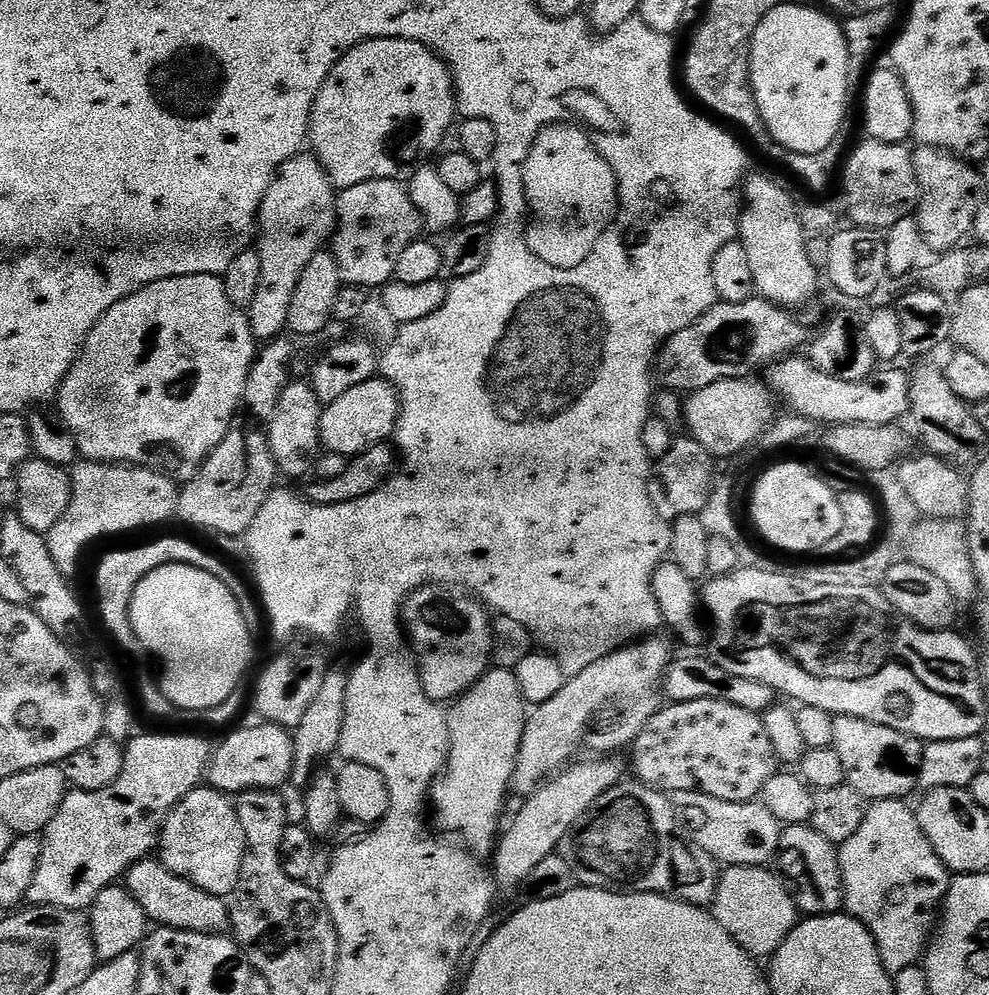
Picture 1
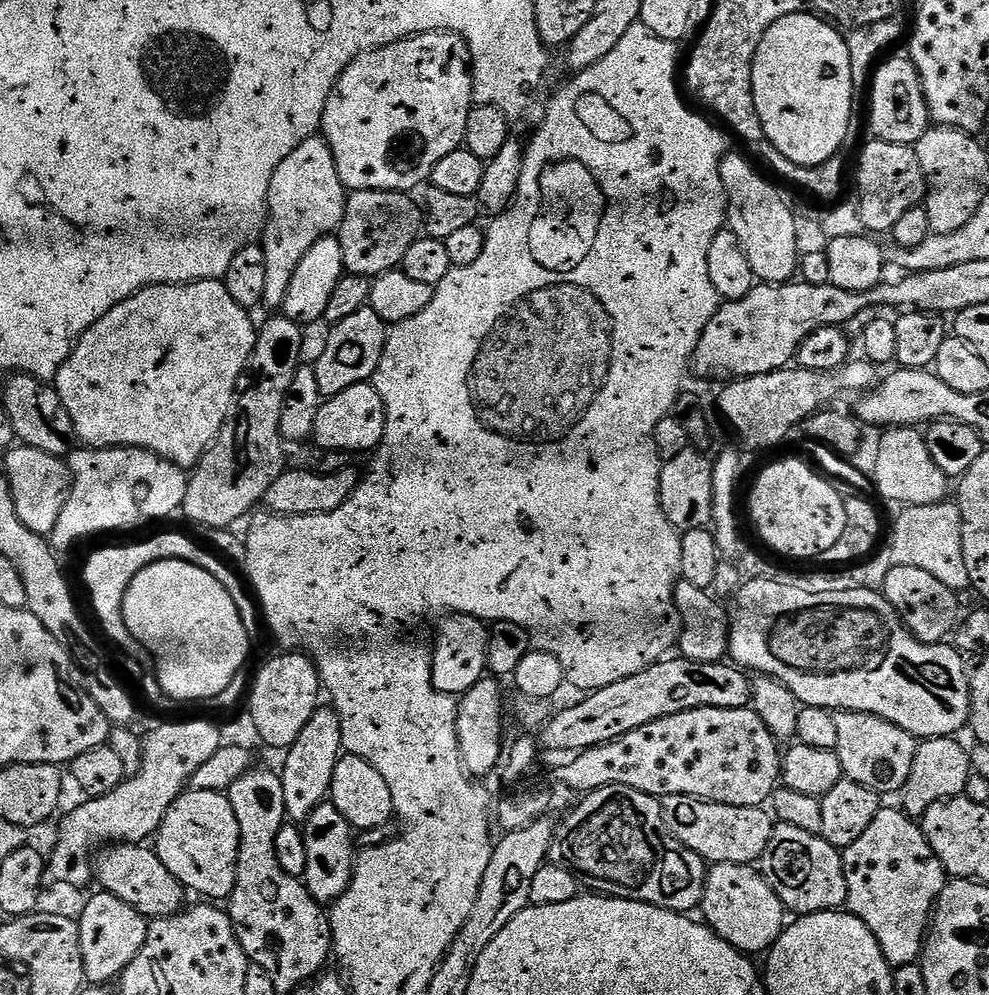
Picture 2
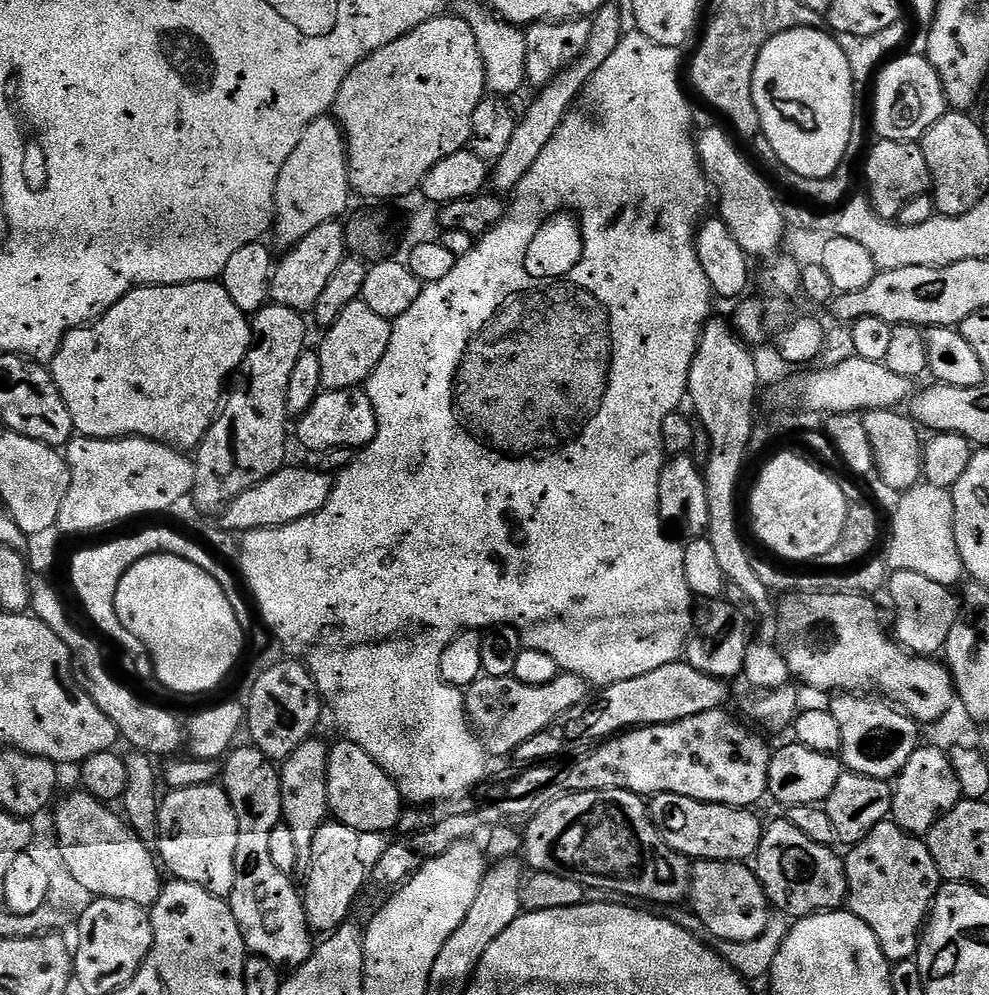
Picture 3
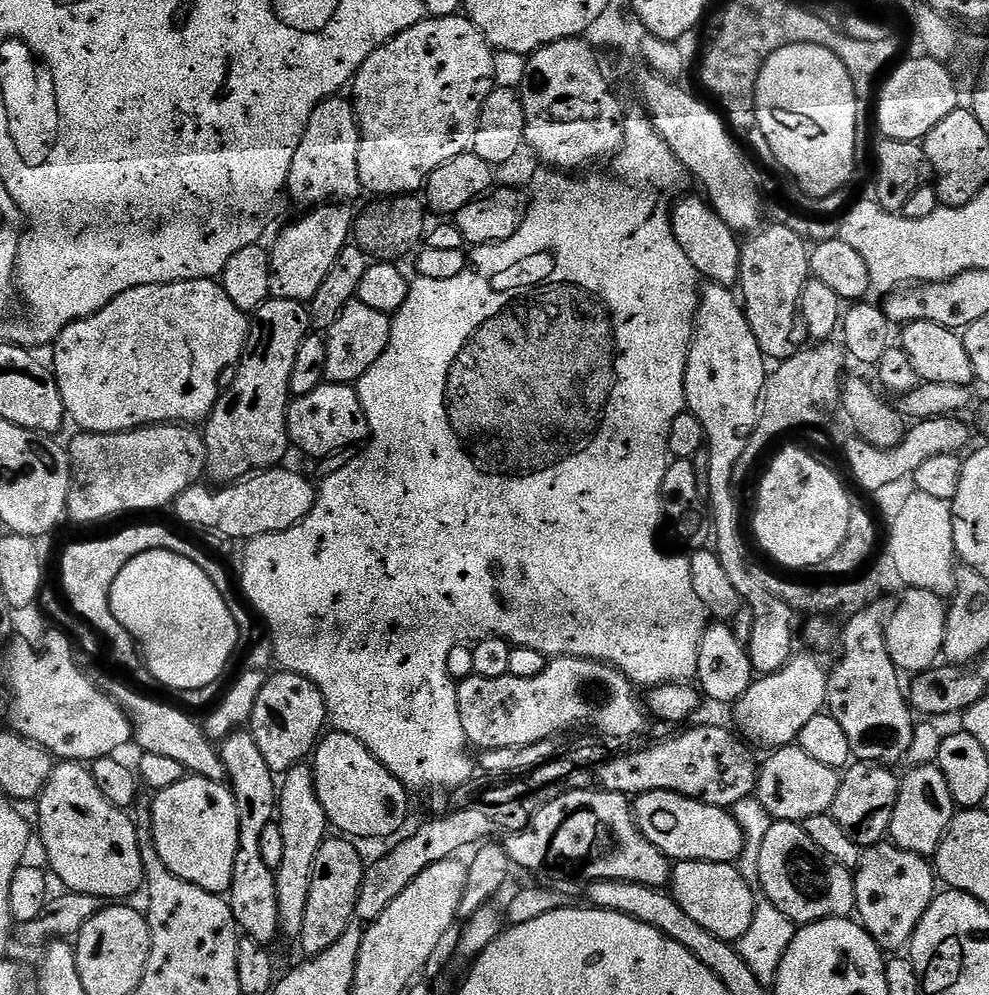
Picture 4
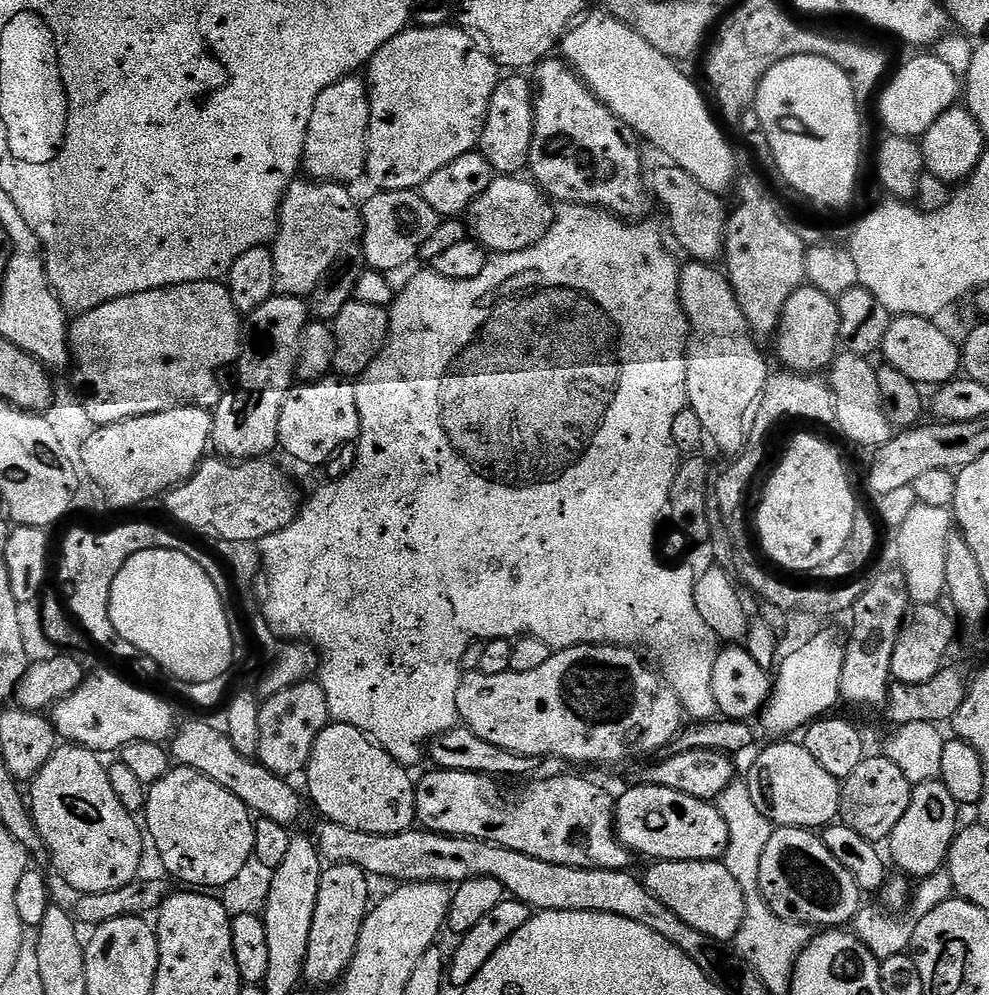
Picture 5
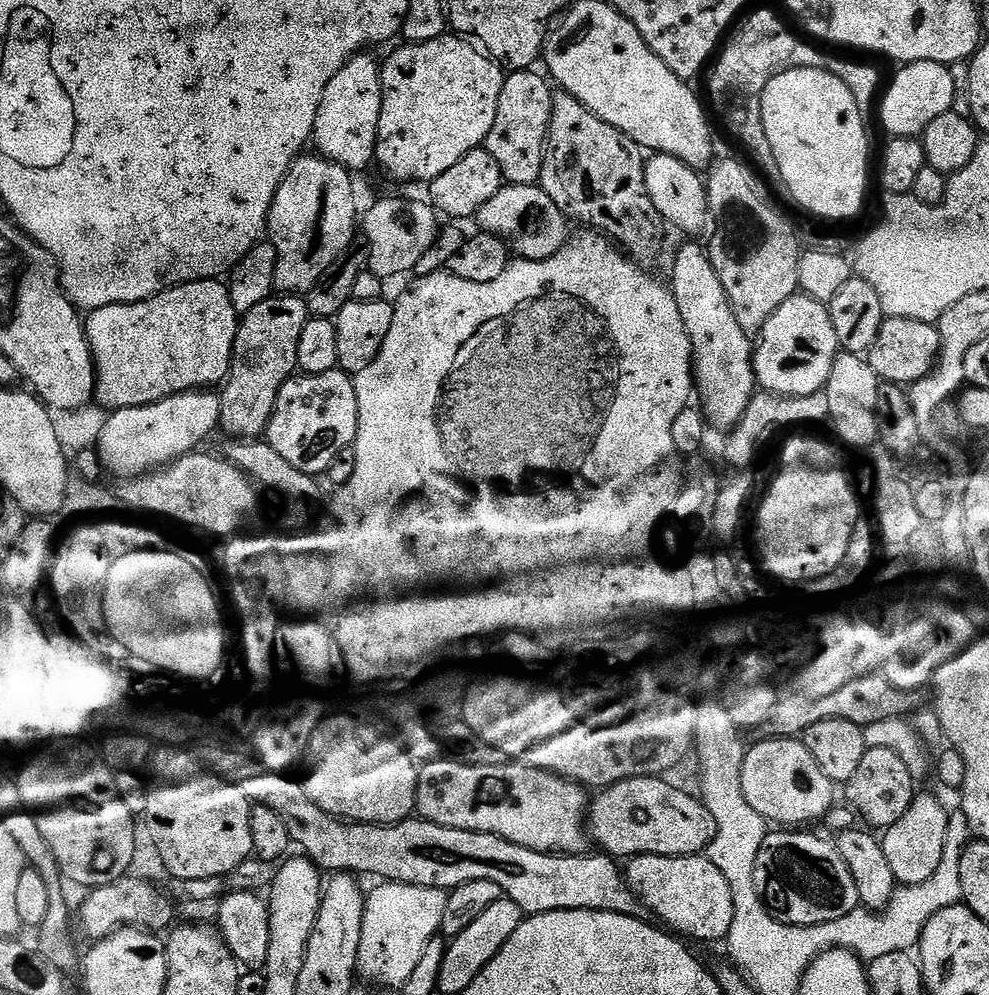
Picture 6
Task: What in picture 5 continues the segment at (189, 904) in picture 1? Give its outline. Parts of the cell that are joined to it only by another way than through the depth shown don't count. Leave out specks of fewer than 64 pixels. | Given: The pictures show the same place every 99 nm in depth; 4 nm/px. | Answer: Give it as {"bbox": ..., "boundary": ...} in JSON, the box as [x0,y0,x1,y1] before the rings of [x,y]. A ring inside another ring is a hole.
{"bbox":[30,747,146,894],"boundary":[[[57,747],[55,754],[30,784],[30,811],[38,826],[38,834],[44,840],[51,867],[56,867],[57,874],[76,891],[76,894],[118,890],[131,884],[137,879],[139,862],[146,854],[146,840],[142,835],[141,825],[139,828],[136,825],[137,817],[126,811],[122,802],[118,802],[118,794],[114,794],[114,786],[110,786],[108,768],[100,765],[100,760],[101,757],[89,748]]]}

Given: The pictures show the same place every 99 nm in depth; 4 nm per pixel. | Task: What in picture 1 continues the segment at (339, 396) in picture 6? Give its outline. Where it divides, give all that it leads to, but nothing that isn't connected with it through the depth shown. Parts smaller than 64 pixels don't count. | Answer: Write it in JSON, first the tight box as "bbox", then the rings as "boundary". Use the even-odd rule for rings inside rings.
{"bbox":[320,378,400,456],"boundary":[[[373,378],[346,390],[338,402],[327,405],[320,413],[320,443],[334,454],[360,456],[376,444],[393,439],[400,417],[400,395],[383,378]]]}

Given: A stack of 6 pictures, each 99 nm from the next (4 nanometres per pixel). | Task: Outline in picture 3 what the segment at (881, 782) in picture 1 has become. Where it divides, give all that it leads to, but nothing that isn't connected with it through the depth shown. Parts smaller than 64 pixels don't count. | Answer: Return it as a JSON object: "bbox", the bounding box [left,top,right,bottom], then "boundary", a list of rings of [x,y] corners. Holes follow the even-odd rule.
{"bbox":[830,694,922,781],"boundary":[[[840,694],[830,704],[834,722],[842,730],[839,759],[843,767],[870,778],[895,781],[910,762],[910,754],[922,744],[922,728],[911,716],[876,694]]]}

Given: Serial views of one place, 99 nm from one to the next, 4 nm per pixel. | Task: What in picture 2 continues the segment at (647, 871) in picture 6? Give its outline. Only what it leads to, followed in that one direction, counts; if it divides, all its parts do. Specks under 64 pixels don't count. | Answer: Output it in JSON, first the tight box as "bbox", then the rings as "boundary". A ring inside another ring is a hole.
{"bbox":[703,864,786,954],"boundary":[[[713,864],[709,867],[704,899],[703,923],[713,928],[730,946],[745,954],[767,953],[786,927],[784,903],[752,864]]]}

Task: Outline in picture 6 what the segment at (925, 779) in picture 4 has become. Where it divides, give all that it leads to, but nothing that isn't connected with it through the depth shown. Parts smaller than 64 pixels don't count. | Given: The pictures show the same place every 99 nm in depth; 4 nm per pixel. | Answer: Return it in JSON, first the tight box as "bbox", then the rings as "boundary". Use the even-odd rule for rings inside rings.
{"bbox":[882,795,948,889],"boundary":[[[917,795],[910,810],[883,833],[882,843],[897,885],[919,889],[919,884],[926,883],[944,860],[944,847],[948,844],[948,812],[940,805],[938,797]]]}

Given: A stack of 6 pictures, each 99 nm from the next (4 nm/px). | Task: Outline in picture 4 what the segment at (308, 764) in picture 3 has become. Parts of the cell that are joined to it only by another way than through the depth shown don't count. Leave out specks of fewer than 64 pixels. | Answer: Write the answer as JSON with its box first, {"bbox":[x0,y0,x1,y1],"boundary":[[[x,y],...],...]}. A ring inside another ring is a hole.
{"bbox":[274,763,330,937],"boundary":[[[307,763],[296,764],[283,773],[278,784],[278,823],[282,830],[282,866],[274,869],[280,931],[286,937],[299,937],[302,922],[306,918],[306,906],[310,898],[310,882],[314,874],[314,858],[330,832],[328,815],[322,810],[322,802],[316,789],[316,773]]]}

